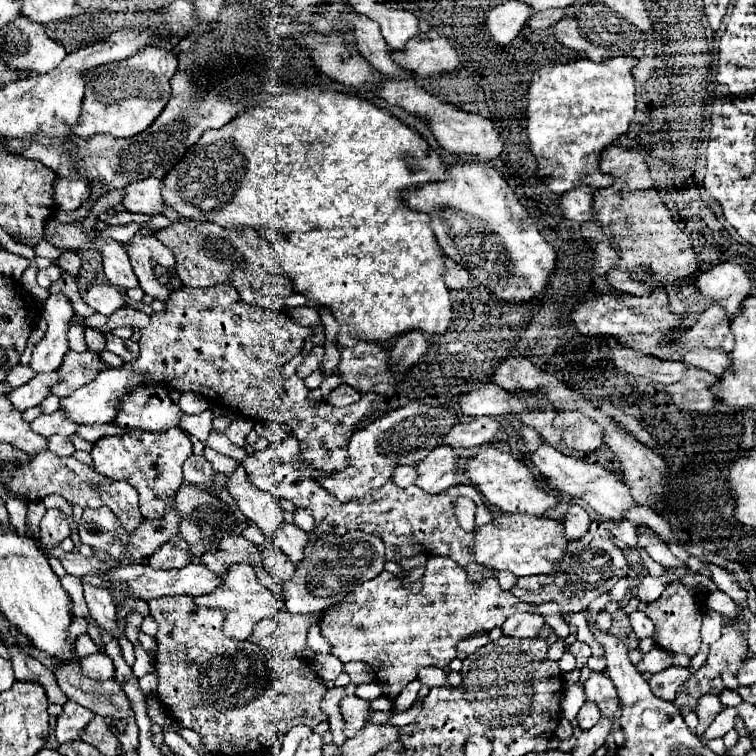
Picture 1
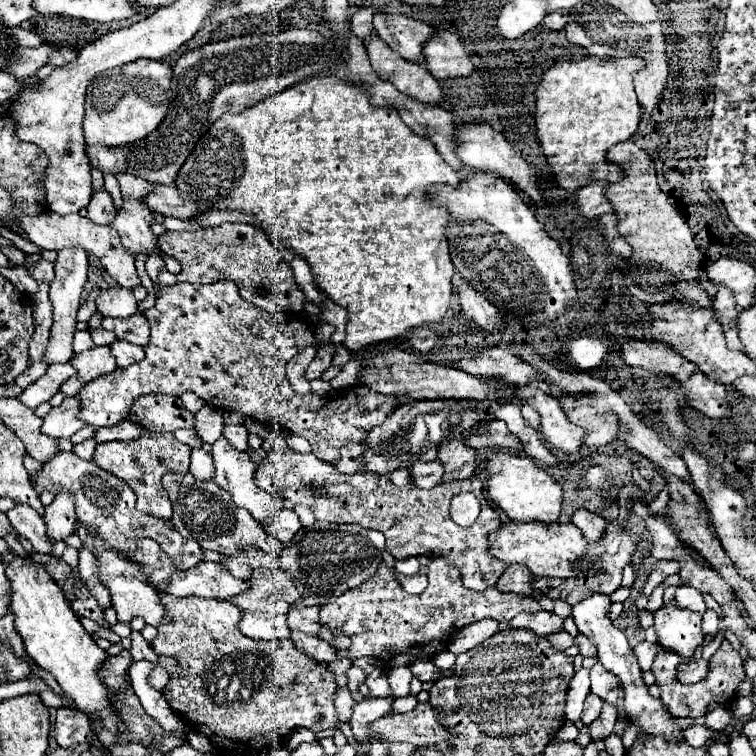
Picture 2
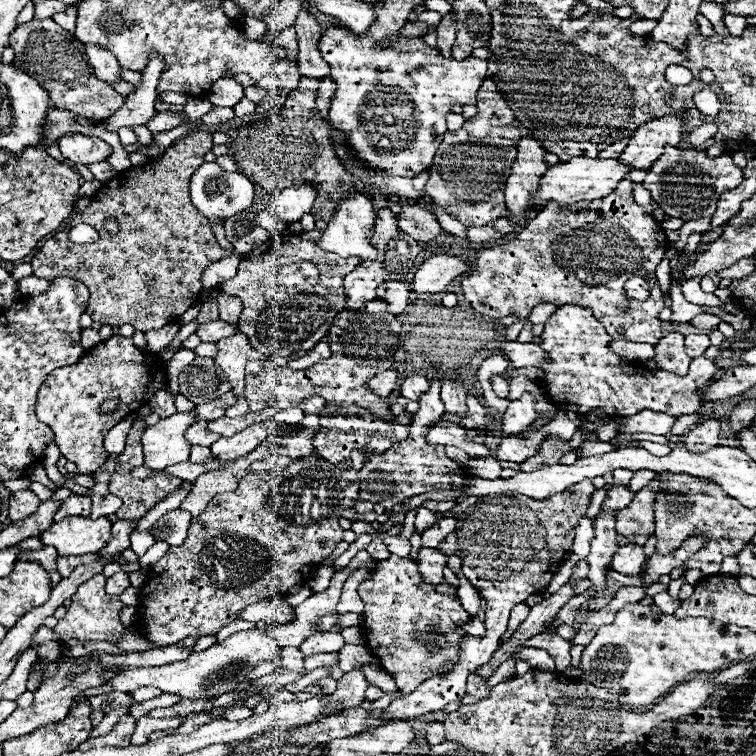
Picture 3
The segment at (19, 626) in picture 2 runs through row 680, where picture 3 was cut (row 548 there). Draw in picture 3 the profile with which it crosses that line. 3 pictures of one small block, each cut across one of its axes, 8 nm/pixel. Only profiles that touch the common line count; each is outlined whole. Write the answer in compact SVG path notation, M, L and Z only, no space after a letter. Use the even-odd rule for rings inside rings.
M68 516L62 522L50 526L46 534L40 534L44 546L56 546L60 556L80 556L88 552L100 552L110 540L112 522L108 518L84 518Z

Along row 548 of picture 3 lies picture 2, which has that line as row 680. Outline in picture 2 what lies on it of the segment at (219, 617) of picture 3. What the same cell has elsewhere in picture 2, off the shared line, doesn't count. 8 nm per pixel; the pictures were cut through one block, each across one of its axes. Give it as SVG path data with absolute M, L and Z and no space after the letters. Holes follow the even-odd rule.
M160 594L160 604L164 604L164 618L158 626L158 636L152 648L158 656L172 656L182 674L170 678L164 696L172 710L184 714L184 718L194 724L198 732L208 736L212 744L224 750L242 750L242 744L256 750L260 748L260 736L272 734L274 738L286 738L294 728L310 728L314 732L336 728L334 694L336 682L334 674L326 670L324 664L302 654L292 640L264 642L246 638L238 630L238 620L242 612L230 602L218 602L208 598L176 598L170 594Z

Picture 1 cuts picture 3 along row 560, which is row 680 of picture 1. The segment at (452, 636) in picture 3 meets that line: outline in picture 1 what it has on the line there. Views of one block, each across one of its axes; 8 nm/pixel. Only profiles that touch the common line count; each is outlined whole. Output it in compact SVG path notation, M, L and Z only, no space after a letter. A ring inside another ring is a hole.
M430 556L428 558L428 570L422 578L422 590L420 592L408 592L400 582L390 572L382 572L374 580L364 582L348 600L352 602L342 602L334 606L324 618L320 620L320 632L326 638L326 642L332 648L332 654L338 656L342 662L358 660L368 664L376 678L382 682L390 684L390 690L384 692L390 700L394 700L400 690L416 680L418 670L424 666L438 666L444 668L448 666L456 656L456 644L460 640L472 638L480 632L490 632L492 628L500 628L504 620L514 614L514 612L530 612L534 610L534 604L526 604L518 600L512 592L502 590L496 576L486 576L486 580L480 580L478 586L468 580L466 570L448 556Z

